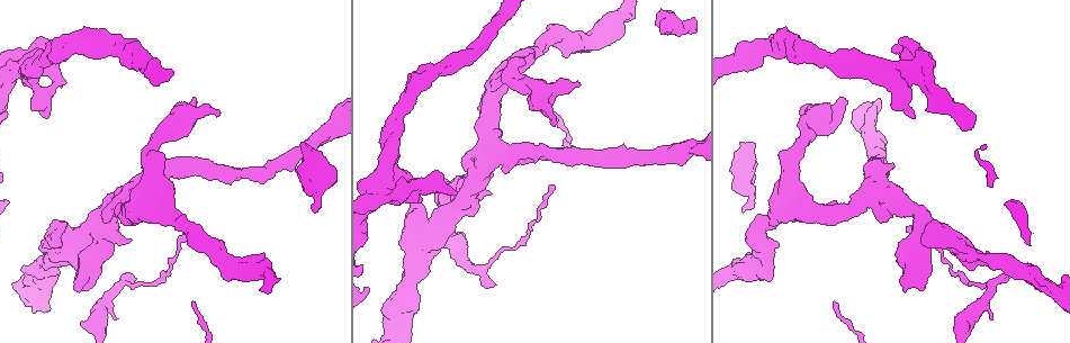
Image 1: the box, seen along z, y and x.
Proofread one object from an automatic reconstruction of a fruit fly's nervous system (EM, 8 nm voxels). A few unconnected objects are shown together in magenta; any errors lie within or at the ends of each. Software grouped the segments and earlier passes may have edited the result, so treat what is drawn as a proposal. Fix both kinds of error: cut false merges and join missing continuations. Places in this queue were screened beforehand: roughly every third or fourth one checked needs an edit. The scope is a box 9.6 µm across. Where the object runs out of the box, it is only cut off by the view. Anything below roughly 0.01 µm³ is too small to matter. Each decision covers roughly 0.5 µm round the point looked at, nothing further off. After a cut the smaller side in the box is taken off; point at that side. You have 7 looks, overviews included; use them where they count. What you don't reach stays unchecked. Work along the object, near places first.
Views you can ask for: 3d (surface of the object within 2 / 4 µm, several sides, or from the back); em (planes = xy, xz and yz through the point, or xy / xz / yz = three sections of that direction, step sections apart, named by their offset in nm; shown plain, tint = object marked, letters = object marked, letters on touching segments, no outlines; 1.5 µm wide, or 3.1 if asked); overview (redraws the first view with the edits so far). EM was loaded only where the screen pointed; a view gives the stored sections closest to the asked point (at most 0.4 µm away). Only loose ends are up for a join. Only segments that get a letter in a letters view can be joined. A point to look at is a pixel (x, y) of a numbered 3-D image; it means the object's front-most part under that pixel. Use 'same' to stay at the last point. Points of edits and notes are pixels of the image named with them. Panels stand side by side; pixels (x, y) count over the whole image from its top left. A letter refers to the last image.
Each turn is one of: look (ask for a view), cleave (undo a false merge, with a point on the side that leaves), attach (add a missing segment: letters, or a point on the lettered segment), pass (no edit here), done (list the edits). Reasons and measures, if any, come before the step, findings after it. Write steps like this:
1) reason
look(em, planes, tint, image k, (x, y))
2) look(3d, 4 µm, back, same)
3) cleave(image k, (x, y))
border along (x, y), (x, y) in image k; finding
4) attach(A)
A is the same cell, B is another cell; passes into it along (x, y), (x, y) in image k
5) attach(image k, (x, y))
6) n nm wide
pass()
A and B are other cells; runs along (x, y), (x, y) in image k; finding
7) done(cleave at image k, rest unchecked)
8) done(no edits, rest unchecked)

thin end
look(em, planes, letters, image 1, (908, 231))

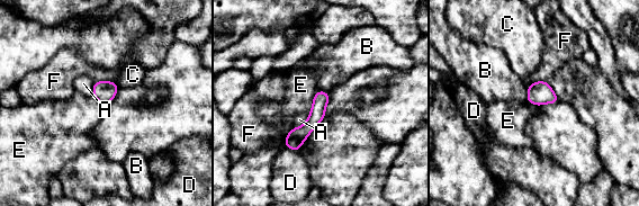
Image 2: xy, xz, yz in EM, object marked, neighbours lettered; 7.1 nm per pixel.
pass()
A, B, C, D, E and F are other cells; no lettered segment goes on from it

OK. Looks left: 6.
free end
look(em, planes, letters, image 1, (313, 212))

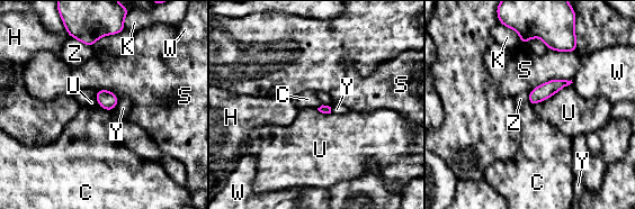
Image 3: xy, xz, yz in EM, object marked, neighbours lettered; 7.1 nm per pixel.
pass()
C, H, K, S, U, W, Y and Z are other cells; border along (98, 103), (108, 111) in image 3; none of them fits

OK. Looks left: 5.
an open end
look(em, yz, step 8, letters, image 1, (455, 195))

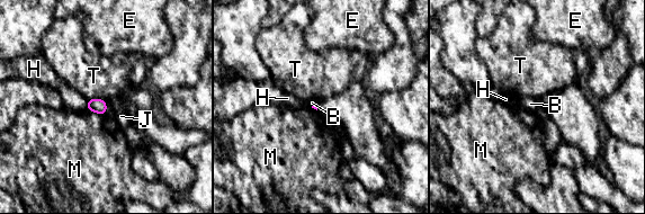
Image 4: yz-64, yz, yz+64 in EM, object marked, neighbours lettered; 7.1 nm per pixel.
another direction
look(em, planes, letters, same)

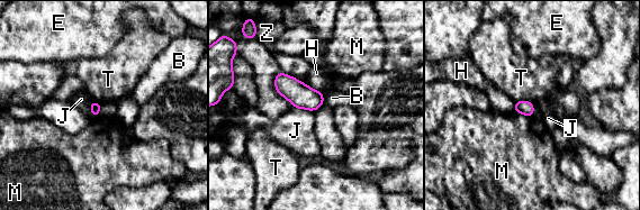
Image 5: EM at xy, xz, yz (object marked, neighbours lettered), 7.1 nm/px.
pass()
B, E, H, J, M, T and Z are other cells; none of them fits

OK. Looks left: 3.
done(no edits, rest unchecked)

